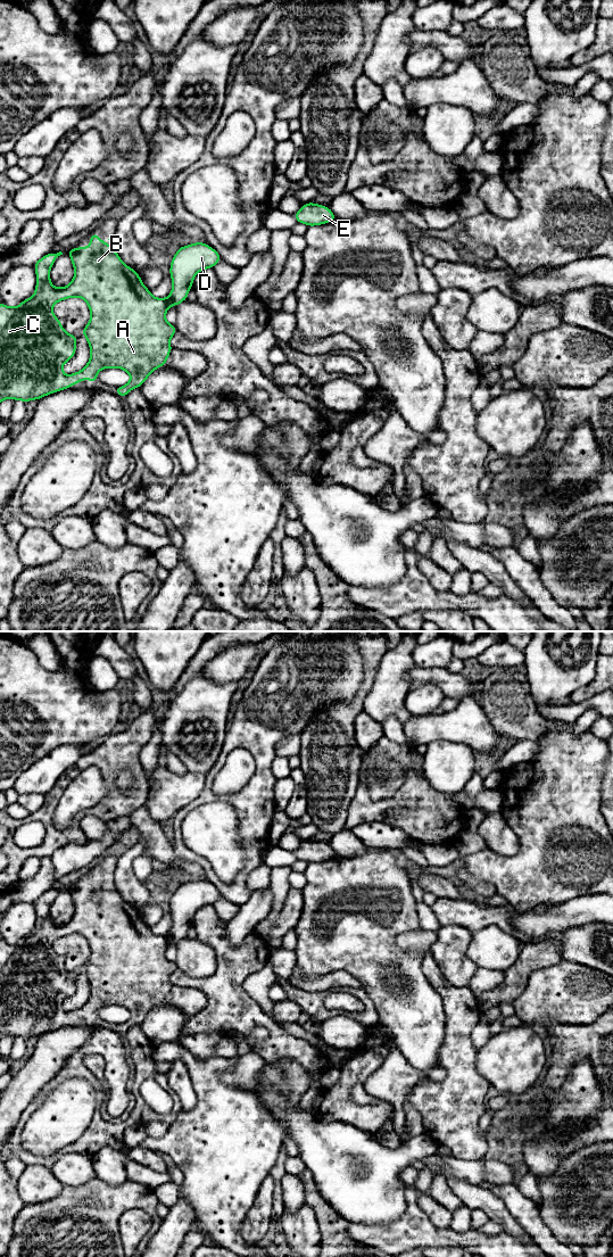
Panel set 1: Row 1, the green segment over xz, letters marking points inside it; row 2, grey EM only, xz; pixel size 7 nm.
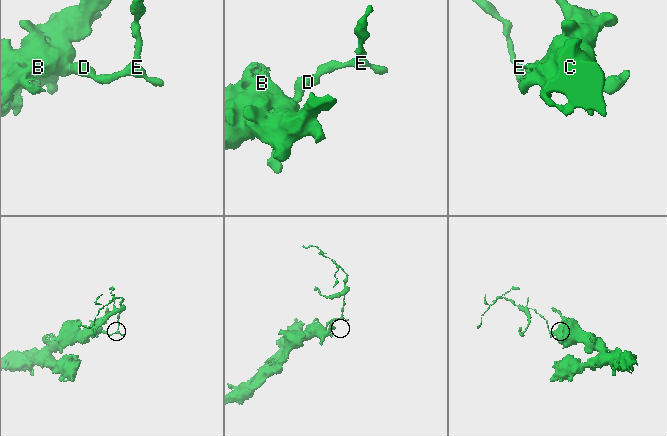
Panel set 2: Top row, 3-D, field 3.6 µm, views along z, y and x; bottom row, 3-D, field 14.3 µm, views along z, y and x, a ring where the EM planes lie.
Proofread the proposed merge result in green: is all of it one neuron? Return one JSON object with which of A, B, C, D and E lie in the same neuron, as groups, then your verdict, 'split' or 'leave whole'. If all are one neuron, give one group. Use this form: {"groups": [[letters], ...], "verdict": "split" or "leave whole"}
{"groups": [["A", "B", "C"], ["D", "E"]], "verdict": "split"}

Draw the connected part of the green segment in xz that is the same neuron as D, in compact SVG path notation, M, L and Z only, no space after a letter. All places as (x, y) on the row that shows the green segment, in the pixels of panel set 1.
M205 242L177 247L169 267L173 283L173 289L166 298L169 306L175 307L185 301L194 276L202 270L213 268L221 261L218 251Z

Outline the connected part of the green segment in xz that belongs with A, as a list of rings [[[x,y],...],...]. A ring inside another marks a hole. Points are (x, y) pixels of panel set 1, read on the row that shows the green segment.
[[[93,232],[89,247],[74,247],[67,251],[75,271],[72,282],[55,288],[50,281],[50,268],[60,255],[61,251],[49,253],[33,265],[36,287],[32,297],[17,307],[0,303],[0,403],[7,398],[24,403],[39,400],[77,384],[81,380],[97,382],[97,373],[110,367],[125,370],[131,375],[125,386],[115,390],[116,395],[125,398],[132,389],[140,388],[156,369],[166,365],[173,349],[169,340],[177,329],[165,319],[169,307],[167,299],[155,298],[142,283],[139,273],[123,263],[115,247],[106,245]],[[73,297],[84,299],[91,313],[89,323],[82,329],[91,356],[85,367],[66,375],[63,365],[75,356],[78,338],[64,330],[52,307]]]

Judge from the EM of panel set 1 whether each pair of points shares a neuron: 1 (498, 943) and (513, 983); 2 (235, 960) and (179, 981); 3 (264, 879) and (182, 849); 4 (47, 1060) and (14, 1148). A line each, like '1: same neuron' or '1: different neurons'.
1: different neurons
2: same neuron
3: different neurons
4: different neurons

